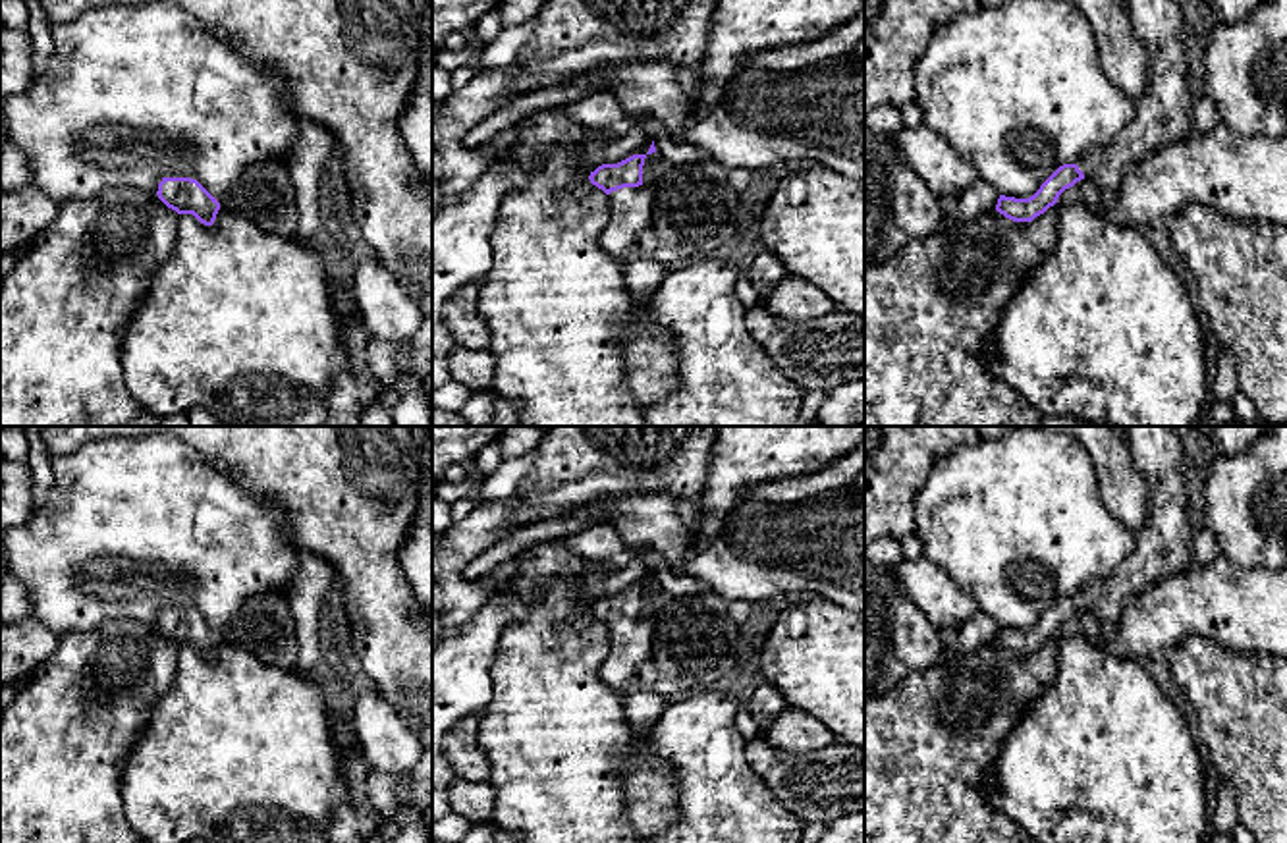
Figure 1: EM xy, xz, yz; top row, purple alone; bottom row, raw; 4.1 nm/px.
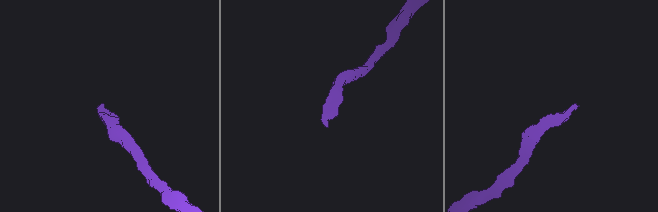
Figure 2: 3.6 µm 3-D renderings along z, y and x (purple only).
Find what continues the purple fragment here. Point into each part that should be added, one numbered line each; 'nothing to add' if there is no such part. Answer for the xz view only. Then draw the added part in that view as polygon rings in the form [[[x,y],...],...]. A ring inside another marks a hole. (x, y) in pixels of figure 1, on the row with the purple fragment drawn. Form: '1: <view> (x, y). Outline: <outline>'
1: xz (631, 207). Outline: [[[623,187],[608,195],[610,218],[600,233],[600,247],[625,264],[641,233],[652,222],[652,187]]]

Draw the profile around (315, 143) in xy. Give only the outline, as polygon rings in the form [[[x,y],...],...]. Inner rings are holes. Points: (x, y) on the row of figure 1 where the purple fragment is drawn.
[[[299,120],[299,133],[288,170],[295,189],[295,204],[299,210],[297,235],[315,245],[326,218],[318,206],[320,172],[328,156],[338,149],[334,135],[311,120]]]

